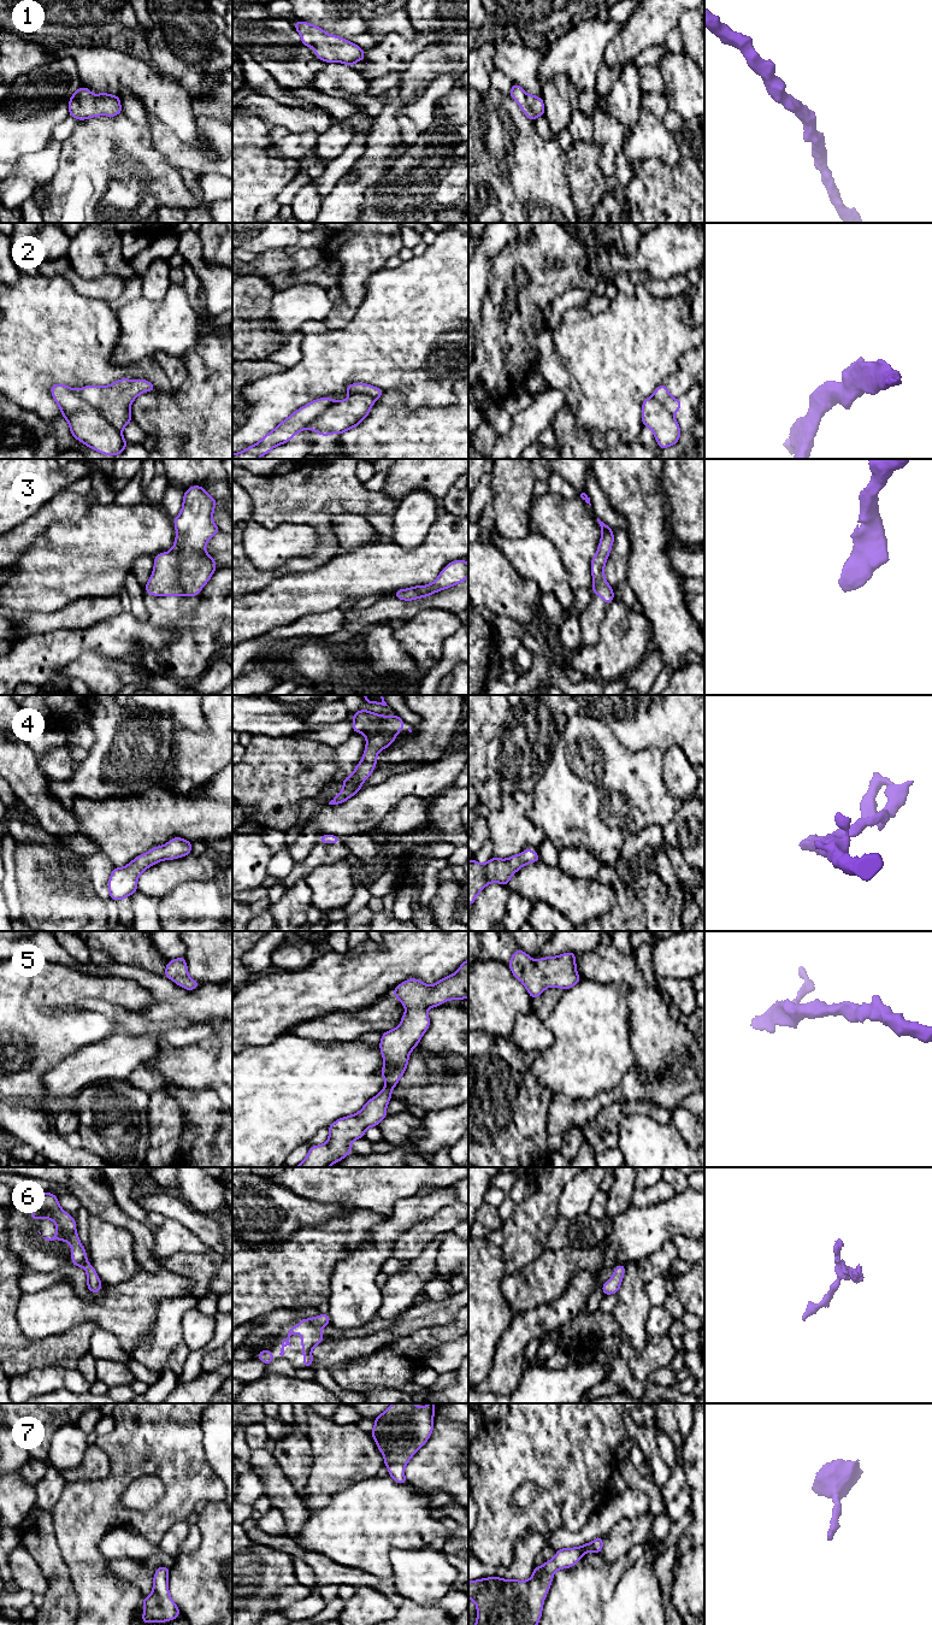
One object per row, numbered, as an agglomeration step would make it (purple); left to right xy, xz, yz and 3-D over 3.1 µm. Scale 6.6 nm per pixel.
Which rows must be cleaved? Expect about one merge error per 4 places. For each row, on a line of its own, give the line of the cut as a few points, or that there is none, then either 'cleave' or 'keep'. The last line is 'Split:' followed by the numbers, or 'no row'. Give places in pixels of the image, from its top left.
1: no cut | keep
2: xy (77, 390), (121, 431) | cleave
3: no cut | keep
4: no cut | keep
5: no cut | keep
6: no cut | keep
7: no cut | keep
Split: 2

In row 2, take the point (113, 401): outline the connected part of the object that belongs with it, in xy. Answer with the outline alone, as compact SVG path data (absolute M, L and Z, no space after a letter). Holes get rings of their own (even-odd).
M122 378L110 385L85 385L78 389L83 400L98 410L108 423L122 431L131 420L130 407L132 401L144 391L155 390L146 379Z

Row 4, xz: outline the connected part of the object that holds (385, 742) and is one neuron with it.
M367 710L353 714L353 731L366 737L366 748L361 761L355 766L354 773L346 777L341 793L329 805L340 805L361 790L361 784L376 769L377 754L388 748L396 735L406 728L399 716L382 716Z

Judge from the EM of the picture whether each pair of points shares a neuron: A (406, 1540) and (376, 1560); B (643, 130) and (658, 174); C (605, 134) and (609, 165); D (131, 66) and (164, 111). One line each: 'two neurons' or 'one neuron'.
A: one neuron
B: two neurons
C: one neuron
D: one neuron

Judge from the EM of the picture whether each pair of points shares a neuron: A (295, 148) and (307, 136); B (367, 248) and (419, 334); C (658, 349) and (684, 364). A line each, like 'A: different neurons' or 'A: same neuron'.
A: same neuron
B: different neurons
C: different neurons

